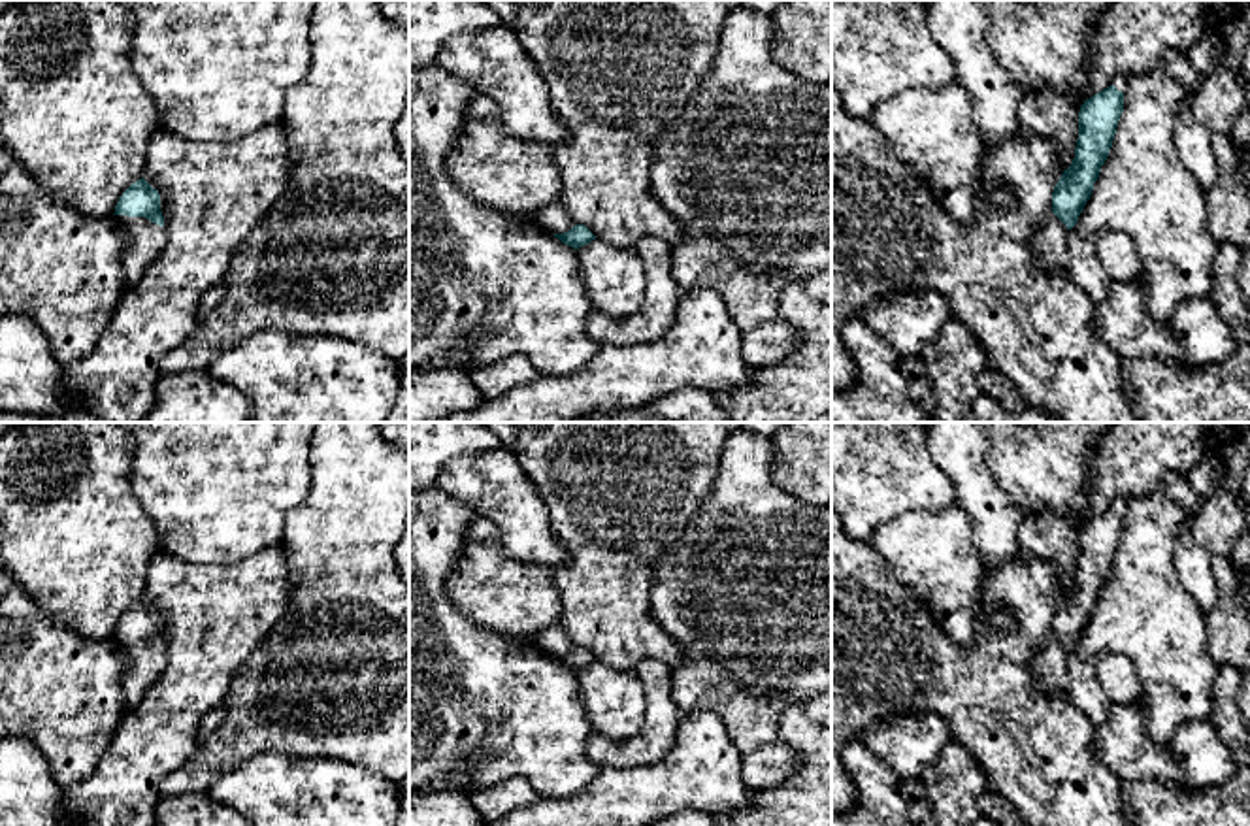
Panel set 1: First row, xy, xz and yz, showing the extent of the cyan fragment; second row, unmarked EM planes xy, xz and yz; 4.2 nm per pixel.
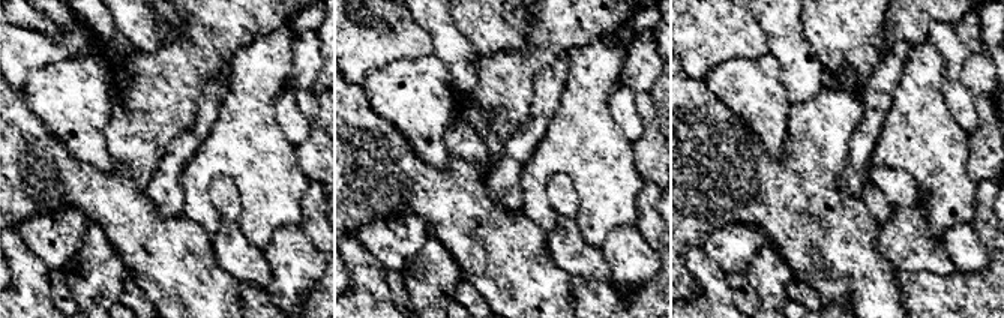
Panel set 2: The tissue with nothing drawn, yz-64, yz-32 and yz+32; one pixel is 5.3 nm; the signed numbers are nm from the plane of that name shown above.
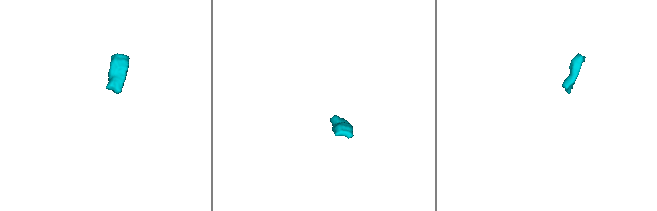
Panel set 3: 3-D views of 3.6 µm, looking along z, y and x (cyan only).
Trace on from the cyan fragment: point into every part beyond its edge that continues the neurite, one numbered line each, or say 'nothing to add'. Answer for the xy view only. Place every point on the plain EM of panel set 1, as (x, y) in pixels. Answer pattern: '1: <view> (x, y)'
1: xy (146, 662)

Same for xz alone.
1: xz (553, 640)

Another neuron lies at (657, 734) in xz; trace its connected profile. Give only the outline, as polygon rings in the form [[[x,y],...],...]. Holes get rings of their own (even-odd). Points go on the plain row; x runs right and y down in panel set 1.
[[[647,658],[637,664],[635,673],[643,685],[647,713],[641,728],[624,739],[592,734],[586,756],[600,768],[635,768],[662,760],[675,743],[679,722],[688,709],[679,707],[671,698],[673,668]]]

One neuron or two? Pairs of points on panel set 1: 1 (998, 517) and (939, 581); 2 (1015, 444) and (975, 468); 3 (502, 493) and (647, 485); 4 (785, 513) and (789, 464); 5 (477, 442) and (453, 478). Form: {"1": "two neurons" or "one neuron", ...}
{"1": "two neurons", "2": "two neurons", "3": "two neurons", "4": "two neurons", "5": "two neurons"}

